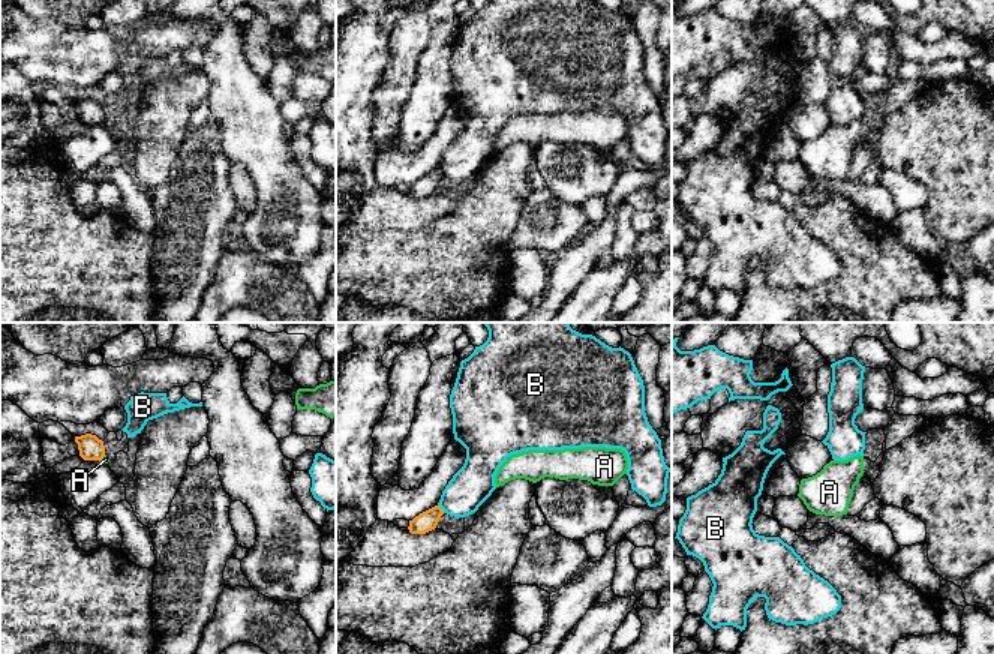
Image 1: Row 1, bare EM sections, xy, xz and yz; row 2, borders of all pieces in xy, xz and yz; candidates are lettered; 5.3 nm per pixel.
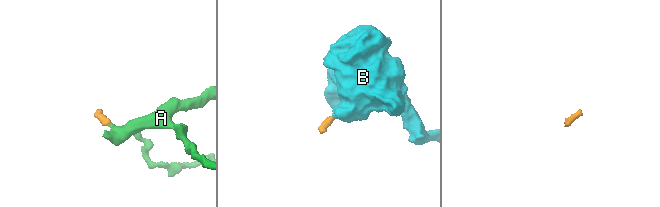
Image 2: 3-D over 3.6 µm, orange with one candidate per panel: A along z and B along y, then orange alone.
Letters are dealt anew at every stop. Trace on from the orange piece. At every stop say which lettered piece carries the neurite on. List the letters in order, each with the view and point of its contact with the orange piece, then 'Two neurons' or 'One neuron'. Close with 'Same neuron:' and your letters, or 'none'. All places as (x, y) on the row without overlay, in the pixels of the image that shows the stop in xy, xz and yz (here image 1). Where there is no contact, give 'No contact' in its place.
A: Touches orange at xy (102, 122). One neuron
B: Touches orange at xz (441, 173). Two neurons
Same neuron: A

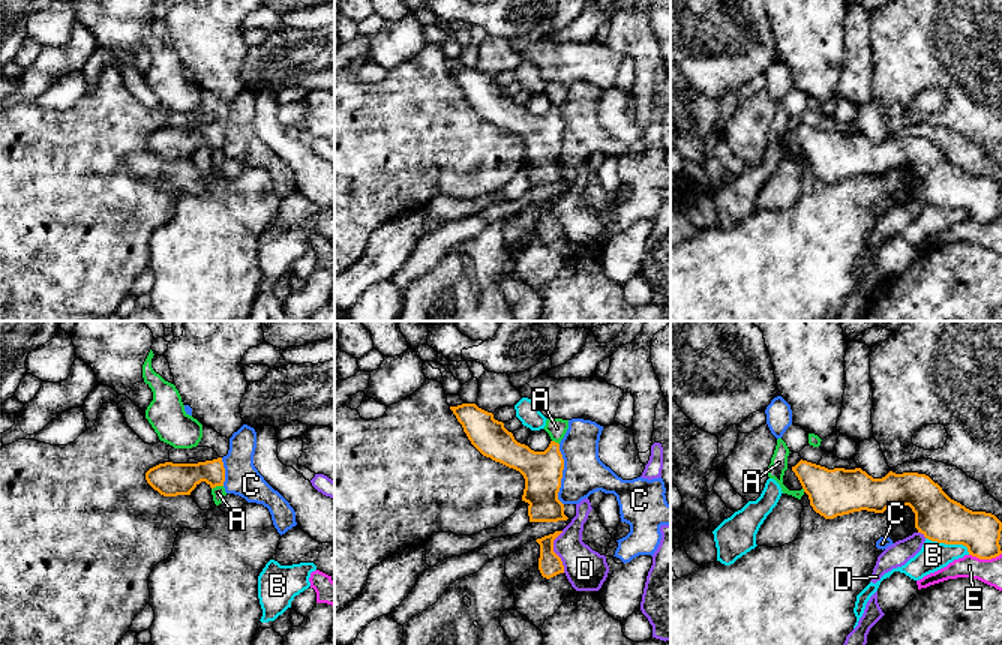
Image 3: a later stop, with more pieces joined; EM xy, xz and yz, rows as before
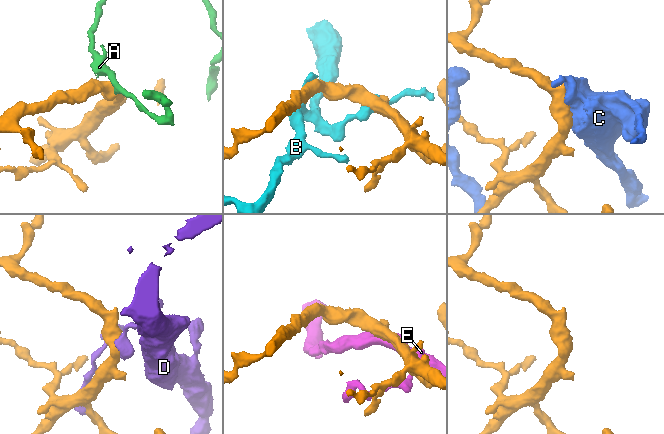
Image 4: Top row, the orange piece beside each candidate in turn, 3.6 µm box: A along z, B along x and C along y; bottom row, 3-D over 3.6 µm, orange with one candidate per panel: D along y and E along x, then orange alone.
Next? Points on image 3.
A: Touches orange at xy (216, 149). Two neurons
B: Touches orange at yz (950, 207). Two neurons
C: Touches orange at xz (561, 138). Two neurons
D: Touches orange at xz (554, 216). Two neurons
E: Touches orange at yz (984, 222). Two neurons
Same neuron: none

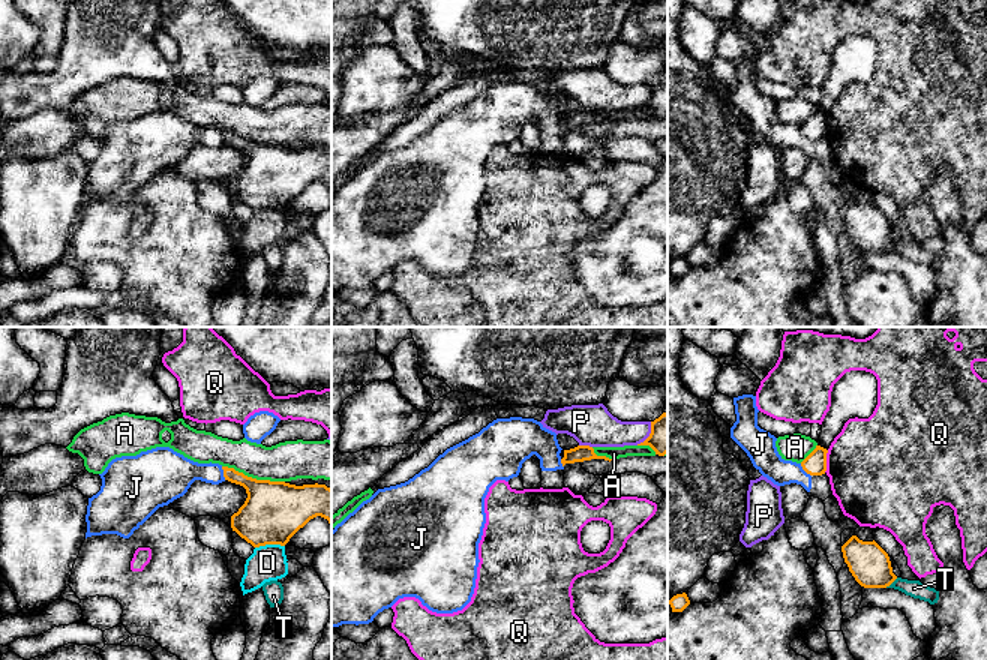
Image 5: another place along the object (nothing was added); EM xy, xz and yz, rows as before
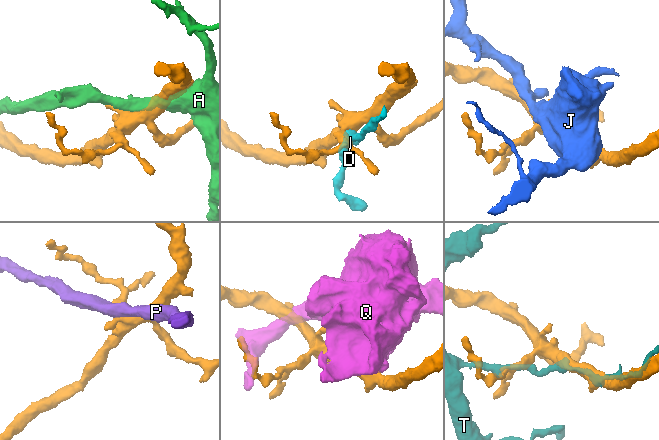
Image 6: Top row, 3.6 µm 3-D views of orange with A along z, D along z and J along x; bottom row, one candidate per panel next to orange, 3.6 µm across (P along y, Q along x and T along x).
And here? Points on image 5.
A: Touches orange at xy (254, 143). Two neurons
D: Touches orange at xy (269, 207). Two neurons
J: Touches orange at yz (804, 134). Two neurons
P: Touches orange at xz (585, 110). Two neurons
Q: Touches orange at yz (825, 125). Two neurons
T: Touches orange at yz (891, 246). Two neurons
Same neuron: none

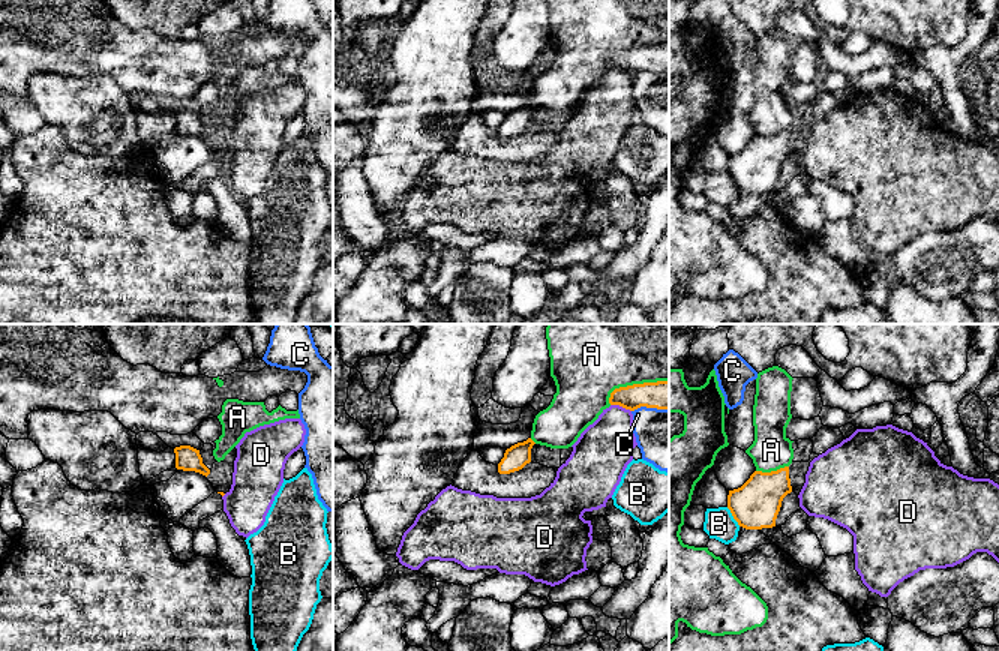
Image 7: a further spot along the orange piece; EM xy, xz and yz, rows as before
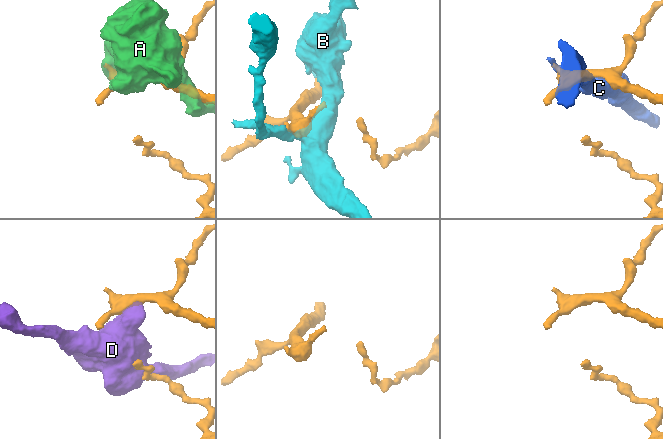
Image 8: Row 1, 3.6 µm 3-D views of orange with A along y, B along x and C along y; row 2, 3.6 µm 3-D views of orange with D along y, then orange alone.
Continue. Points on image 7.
A: Touches orange at xz (635, 48). Two neurons
B: Touches orange at yz (732, 179). Two neurons
C: Touches orange at xz (650, 71). Two neurons
D: Touches orange at xz (621, 69). Two neurons
Same neuron: none

